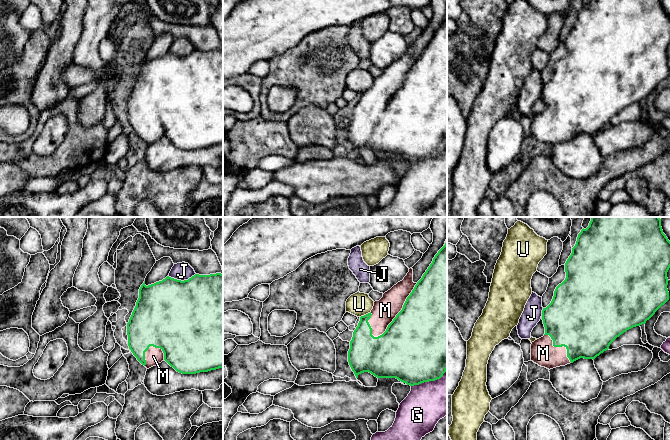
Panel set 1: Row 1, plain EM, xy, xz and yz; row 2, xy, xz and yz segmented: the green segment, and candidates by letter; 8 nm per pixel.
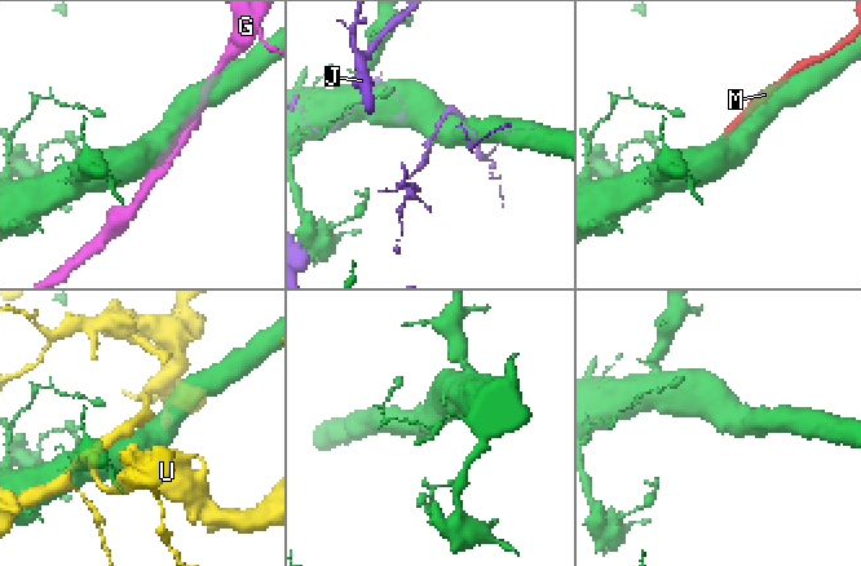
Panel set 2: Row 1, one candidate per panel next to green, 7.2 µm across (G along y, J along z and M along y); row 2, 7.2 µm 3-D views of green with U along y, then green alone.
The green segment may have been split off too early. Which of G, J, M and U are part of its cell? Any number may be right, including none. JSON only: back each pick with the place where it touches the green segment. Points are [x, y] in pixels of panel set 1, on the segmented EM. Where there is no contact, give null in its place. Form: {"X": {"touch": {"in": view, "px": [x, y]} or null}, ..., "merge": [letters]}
{"M": {"touch": {"in": "xz", "px": [399, 312]}}, "merge": ["M"]}

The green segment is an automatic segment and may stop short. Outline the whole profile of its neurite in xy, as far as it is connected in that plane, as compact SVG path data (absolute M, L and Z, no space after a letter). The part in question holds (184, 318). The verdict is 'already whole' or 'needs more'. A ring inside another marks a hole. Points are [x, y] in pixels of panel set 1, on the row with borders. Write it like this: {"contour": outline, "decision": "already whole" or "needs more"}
{"contour": "M195 274L184 281L167 276L148 286L144 281L127 335L129 349L147 369L164 360L182 374L223 368L223 274Z", "decision": "needs more"}

